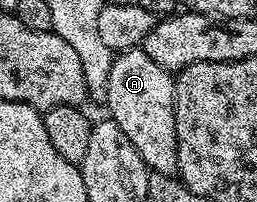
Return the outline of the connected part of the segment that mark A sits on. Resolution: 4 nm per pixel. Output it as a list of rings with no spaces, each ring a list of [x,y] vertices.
[[[144,48],[123,49],[113,58],[111,75],[107,75],[107,87],[103,98],[104,104],[109,104],[108,116],[119,127],[119,131],[123,131],[127,139],[131,139],[145,166],[152,172],[170,175],[177,172],[177,140],[173,114],[174,80],[174,74],[168,69],[159,67],[159,63],[155,63],[155,59],[151,59],[151,55],[147,55]]]

